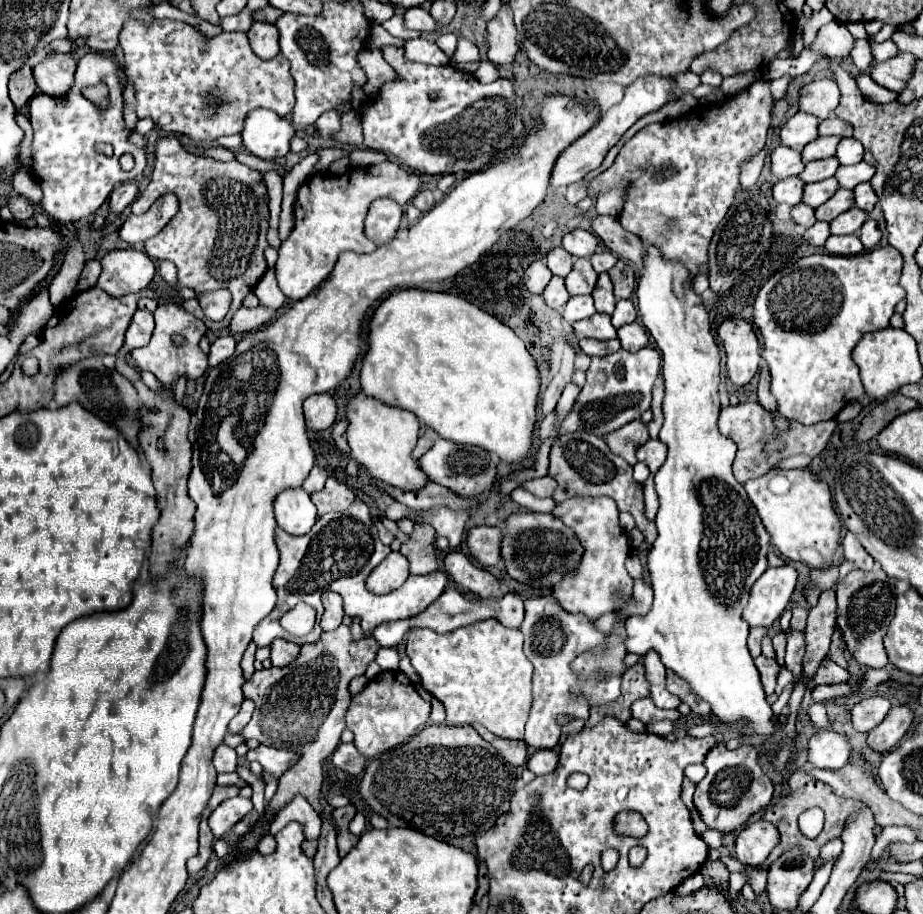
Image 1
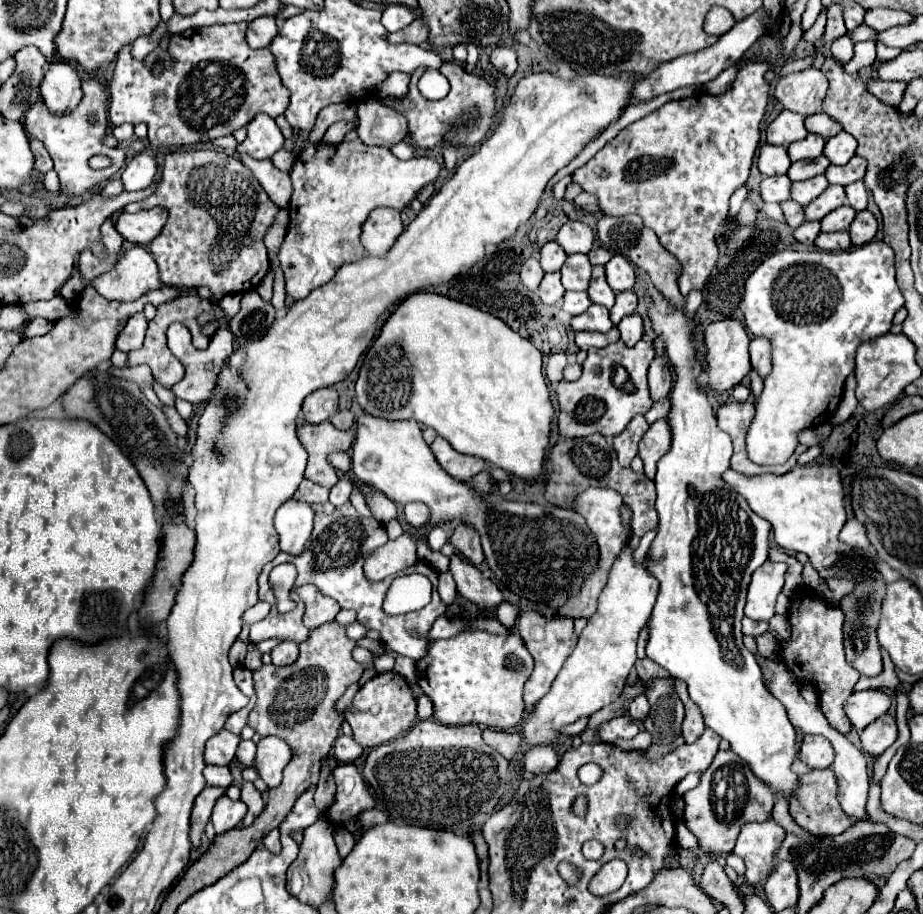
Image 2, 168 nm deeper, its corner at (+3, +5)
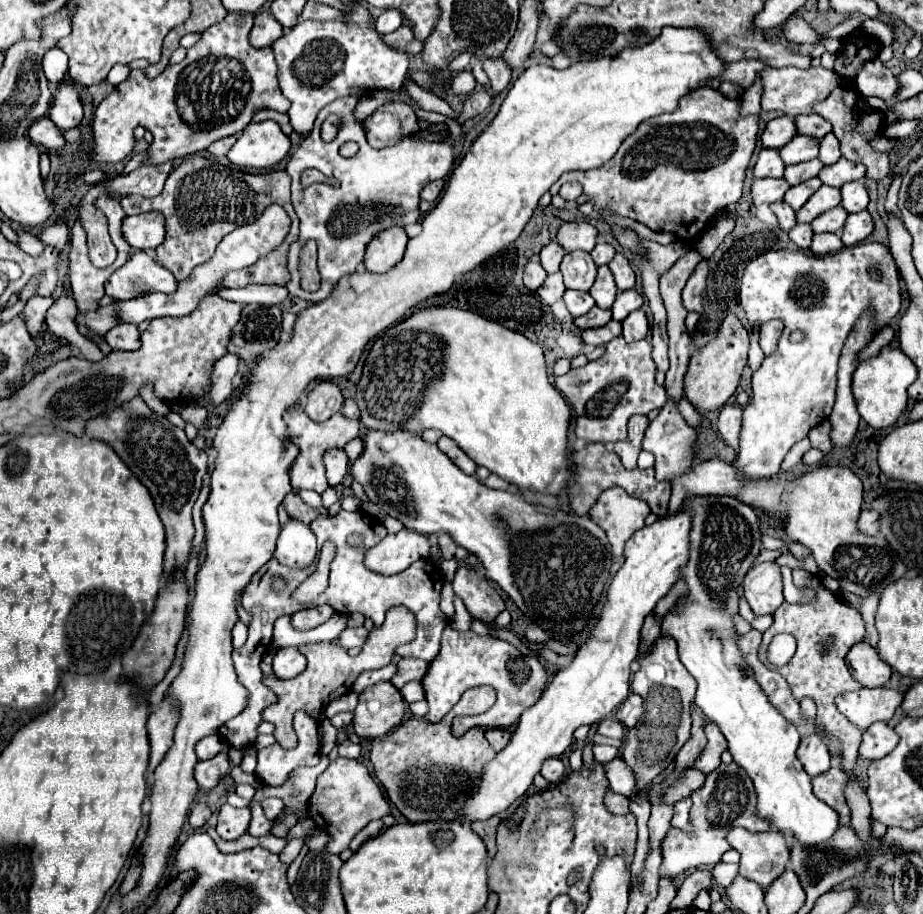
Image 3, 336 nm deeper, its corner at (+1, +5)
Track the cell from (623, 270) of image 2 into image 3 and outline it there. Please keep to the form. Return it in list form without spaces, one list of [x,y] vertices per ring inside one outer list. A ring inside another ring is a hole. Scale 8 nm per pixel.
[[[617,253],[613,257],[613,261],[609,263],[609,269],[611,269],[613,277],[615,277],[615,283],[617,283],[619,291],[627,291],[627,289],[631,289],[635,285],[635,275],[633,275],[633,269],[631,269],[625,255]]]

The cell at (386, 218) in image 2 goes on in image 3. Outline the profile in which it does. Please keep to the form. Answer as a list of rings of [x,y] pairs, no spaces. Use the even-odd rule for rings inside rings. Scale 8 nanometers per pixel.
[[[389,227],[381,233],[377,233],[365,253],[365,269],[373,273],[385,273],[393,265],[397,265],[405,253],[407,245],[407,233],[403,227]]]

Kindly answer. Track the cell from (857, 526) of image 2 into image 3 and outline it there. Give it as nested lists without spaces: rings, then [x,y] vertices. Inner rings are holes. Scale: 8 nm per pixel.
[[[863,509],[861,511],[857,525],[859,525],[859,531],[863,535],[877,535],[879,533],[879,517],[871,509]]]

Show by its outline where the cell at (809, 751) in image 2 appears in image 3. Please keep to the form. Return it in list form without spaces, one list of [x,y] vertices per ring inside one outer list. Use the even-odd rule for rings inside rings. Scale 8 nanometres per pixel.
[[[807,735],[801,739],[799,749],[797,749],[797,757],[803,763],[805,771],[815,777],[825,773],[831,767],[831,757],[829,757],[829,749],[825,745],[825,741],[819,735]]]

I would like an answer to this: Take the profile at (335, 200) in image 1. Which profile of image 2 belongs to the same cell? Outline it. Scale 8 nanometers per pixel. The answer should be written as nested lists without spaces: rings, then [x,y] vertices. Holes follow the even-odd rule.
[[[359,139],[337,145],[307,141],[289,173],[293,181],[291,221],[279,249],[287,293],[293,299],[305,299],[313,289],[331,281],[341,265],[359,261],[365,255],[359,241],[361,225],[369,213],[377,207],[403,211],[425,183],[439,177],[439,171],[441,163],[433,157],[401,161],[389,149],[367,147]]]

